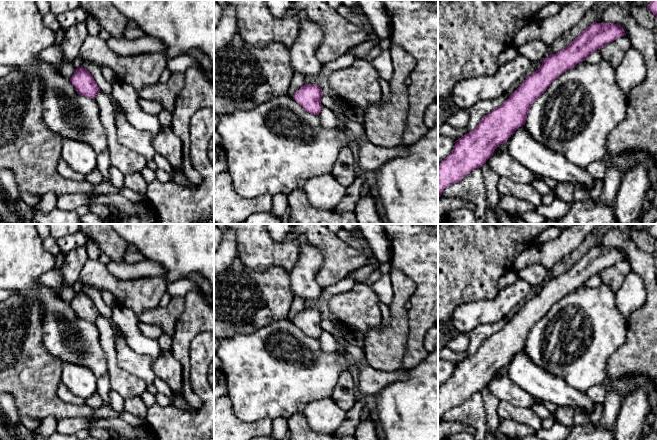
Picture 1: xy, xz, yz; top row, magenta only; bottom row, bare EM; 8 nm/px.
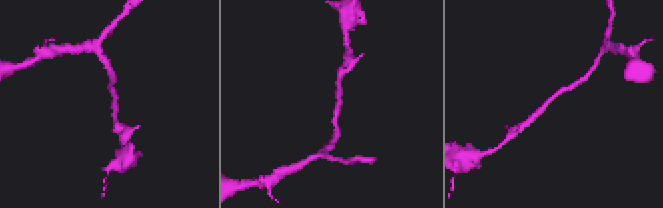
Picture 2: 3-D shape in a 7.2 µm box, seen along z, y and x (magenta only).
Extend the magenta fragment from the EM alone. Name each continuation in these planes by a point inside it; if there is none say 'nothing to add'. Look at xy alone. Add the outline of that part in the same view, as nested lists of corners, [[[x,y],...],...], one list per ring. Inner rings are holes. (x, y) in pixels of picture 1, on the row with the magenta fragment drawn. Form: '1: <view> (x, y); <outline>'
nothing to add

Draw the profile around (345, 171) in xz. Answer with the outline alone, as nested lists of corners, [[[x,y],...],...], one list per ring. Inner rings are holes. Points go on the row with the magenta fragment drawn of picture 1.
[[[343,147],[330,173],[342,186],[350,186],[360,175],[350,147]]]

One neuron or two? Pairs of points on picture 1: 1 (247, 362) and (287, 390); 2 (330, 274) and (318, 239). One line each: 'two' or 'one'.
1: one
2: one

